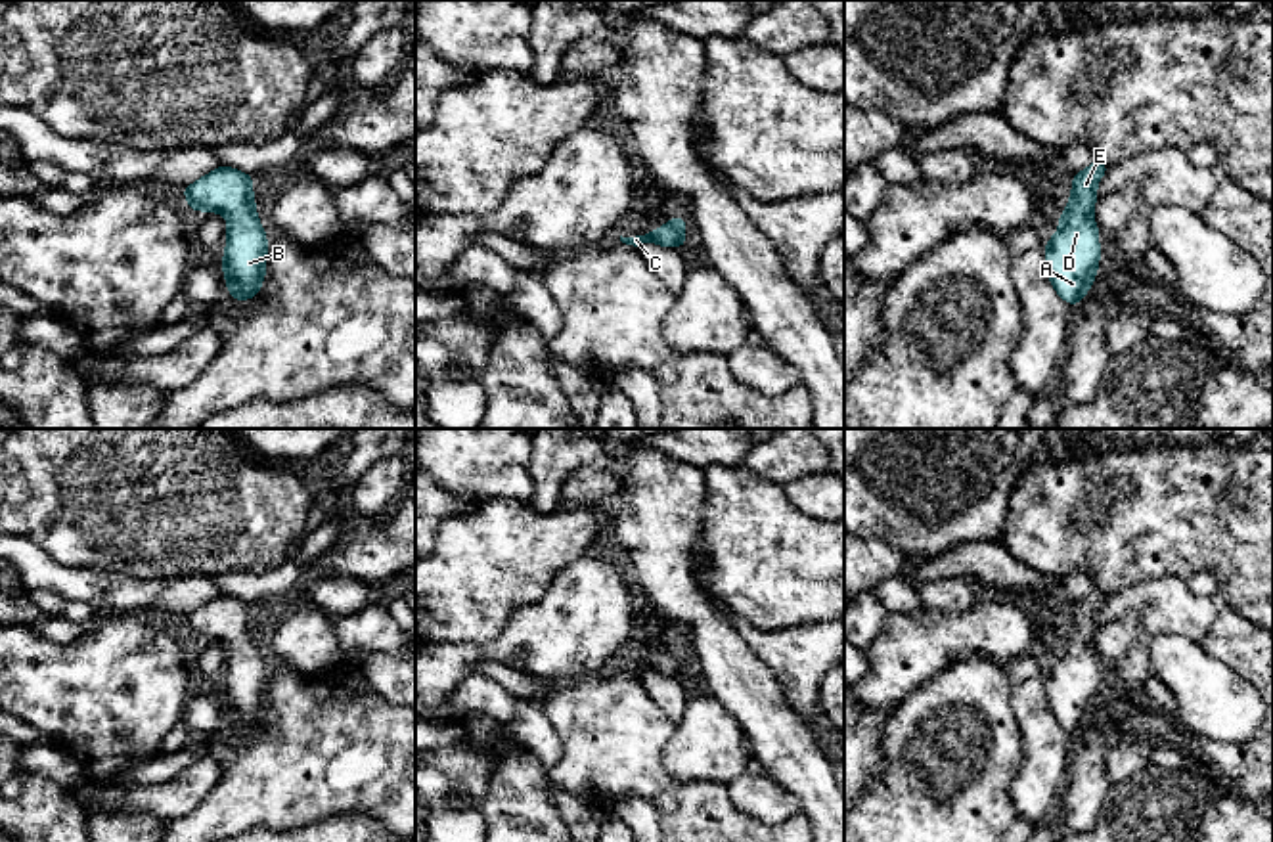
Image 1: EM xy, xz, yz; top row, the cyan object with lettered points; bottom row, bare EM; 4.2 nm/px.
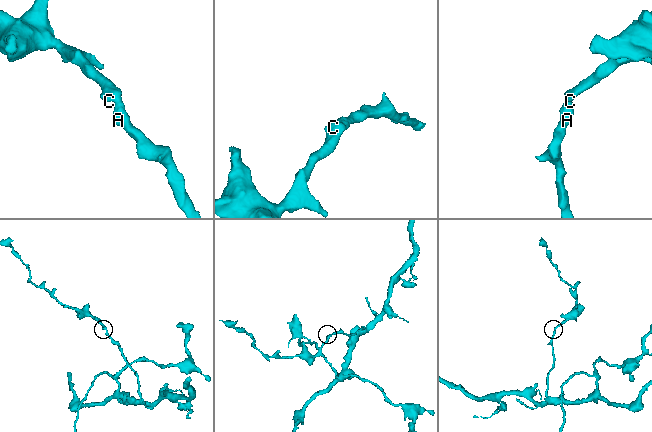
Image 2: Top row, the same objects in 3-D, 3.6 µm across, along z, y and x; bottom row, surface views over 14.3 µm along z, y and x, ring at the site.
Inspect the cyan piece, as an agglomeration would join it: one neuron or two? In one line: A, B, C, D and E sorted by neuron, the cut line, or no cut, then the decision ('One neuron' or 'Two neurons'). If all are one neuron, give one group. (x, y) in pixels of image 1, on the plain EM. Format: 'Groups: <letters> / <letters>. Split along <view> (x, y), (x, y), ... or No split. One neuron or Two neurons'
Groups: A B C D E. No split. One neuron

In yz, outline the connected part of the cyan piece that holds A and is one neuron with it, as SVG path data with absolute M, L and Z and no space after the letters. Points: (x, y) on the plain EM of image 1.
M1093 589L1072 603L1072 624L1057 647L1059 660L1045 670L1045 700L1059 725L1076 735L1085 725L1099 700L1099 654L1091 643L1097 628L1097 610L1108 591Z

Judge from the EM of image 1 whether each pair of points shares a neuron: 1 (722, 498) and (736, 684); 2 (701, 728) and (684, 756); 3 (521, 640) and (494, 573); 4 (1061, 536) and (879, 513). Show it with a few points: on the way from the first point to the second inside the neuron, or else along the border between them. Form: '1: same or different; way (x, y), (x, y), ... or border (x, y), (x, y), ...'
1: different; border (701, 571), (705, 590), (726, 609)
2: same; way (701, 735), (692, 749)
3: different; border (548, 588), (496, 636), (473, 640)
4: different; border (1015, 485), (1000, 540)

